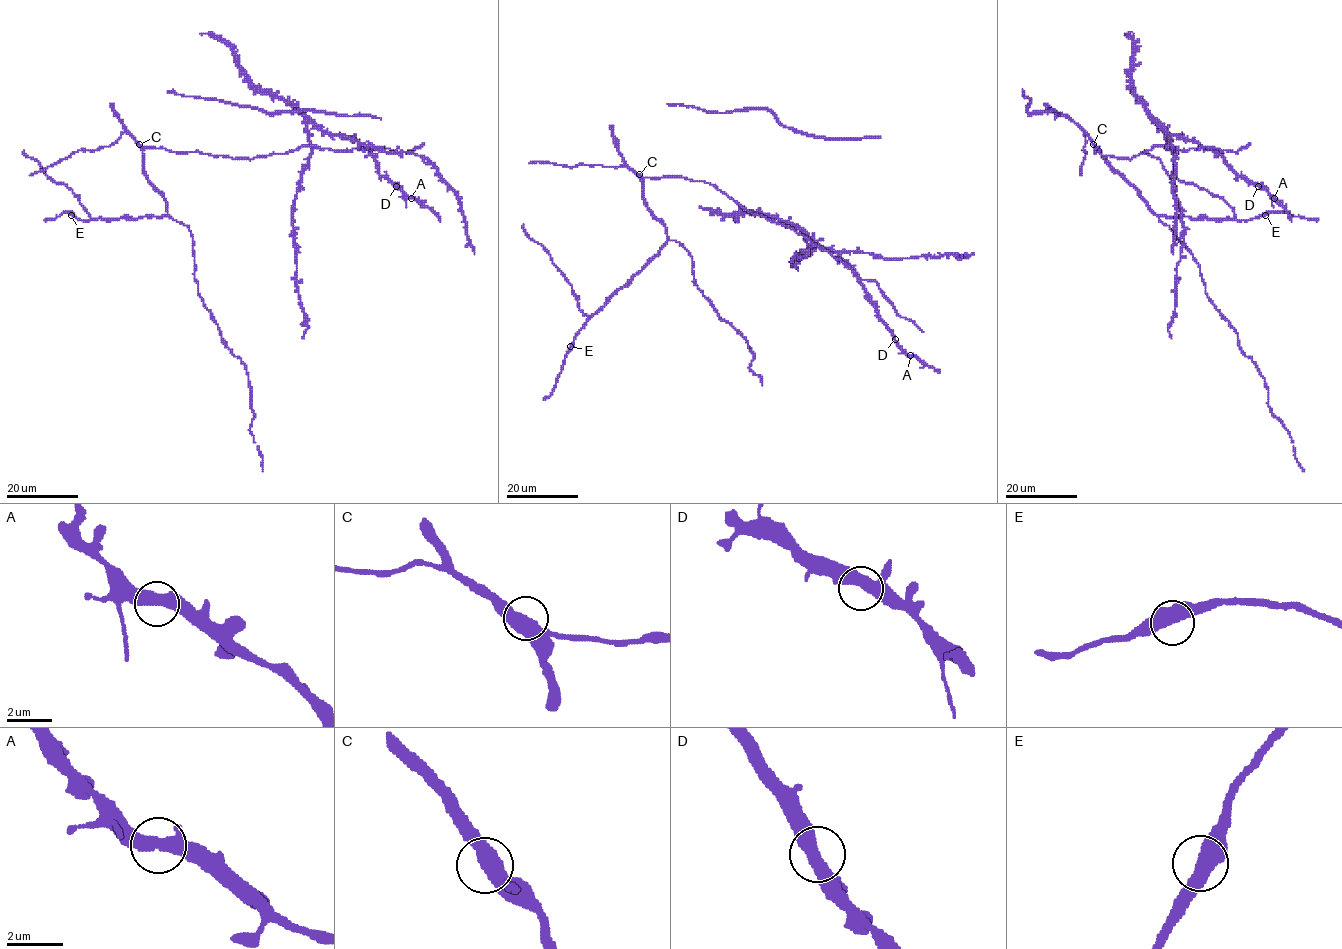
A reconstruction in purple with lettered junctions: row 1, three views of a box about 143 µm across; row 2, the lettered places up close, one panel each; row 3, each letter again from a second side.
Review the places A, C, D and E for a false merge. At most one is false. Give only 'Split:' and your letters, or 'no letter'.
Split: no letter

